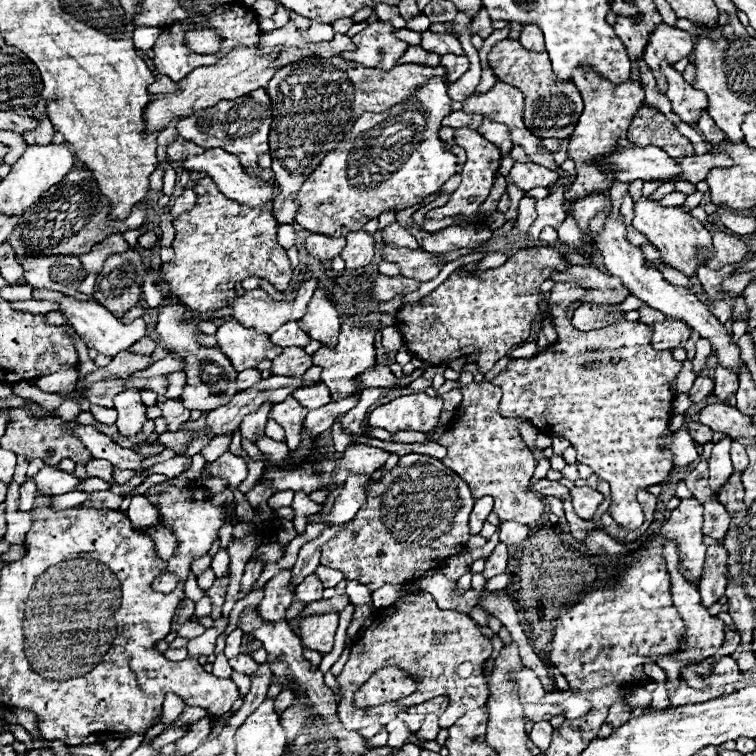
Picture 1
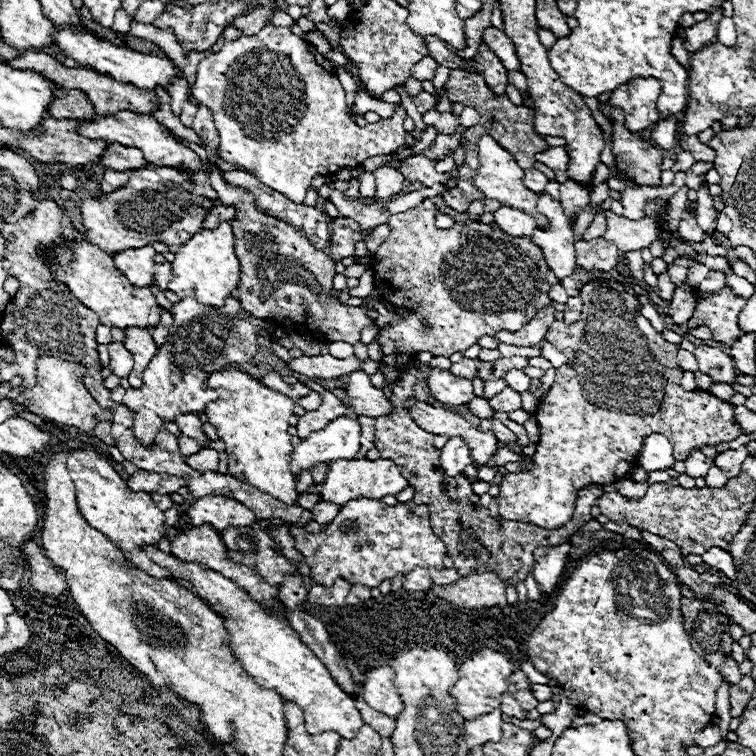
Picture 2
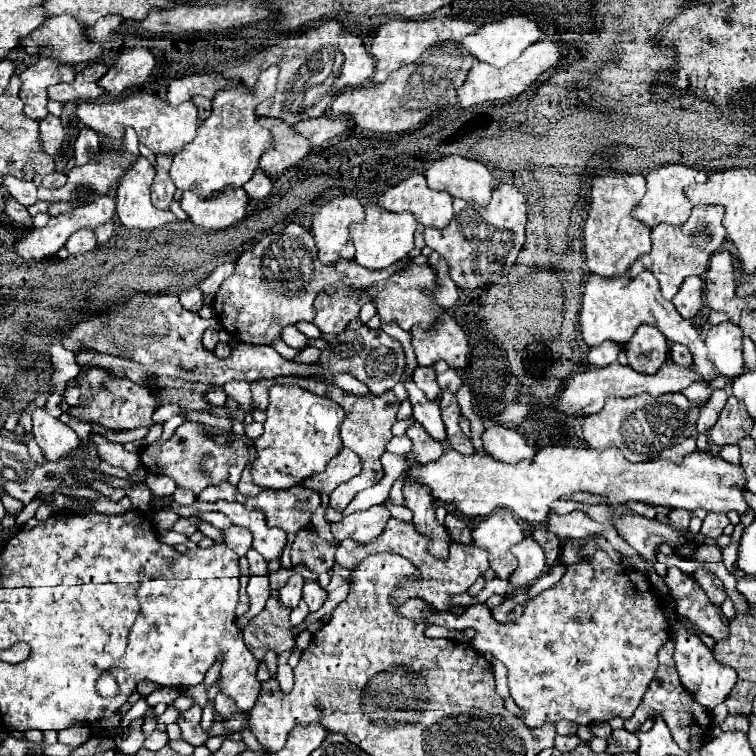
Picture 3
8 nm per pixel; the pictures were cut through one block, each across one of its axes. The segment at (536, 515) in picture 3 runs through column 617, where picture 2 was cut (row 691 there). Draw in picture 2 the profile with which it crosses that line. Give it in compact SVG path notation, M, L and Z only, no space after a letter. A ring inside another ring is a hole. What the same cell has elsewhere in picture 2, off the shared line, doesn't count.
M482 648L476 652L472 658L468 658L460 668L458 668L458 682L450 688L452 698L456 698L456 712L464 716L466 720L472 716L480 716L484 712L492 712L492 708L500 706L500 696L506 692L506 680L512 676L514 666L512 662L502 656L496 650Z

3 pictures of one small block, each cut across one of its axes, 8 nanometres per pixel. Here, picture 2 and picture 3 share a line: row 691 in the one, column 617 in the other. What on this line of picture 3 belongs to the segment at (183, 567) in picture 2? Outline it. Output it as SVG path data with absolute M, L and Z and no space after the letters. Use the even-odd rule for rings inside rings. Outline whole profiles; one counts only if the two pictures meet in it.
M644 270L636 278L632 278L628 272L624 272L622 276L610 276L610 278L596 276L596 274L588 276L584 298L582 298L582 310L580 310L580 332L588 346L598 346L604 340L614 340L618 344L624 344L630 340L630 336L640 324L654 324L670 342L686 344L694 358L694 370L704 380L712 380L714 376L718 376L718 370L714 368L714 364L710 364L710 356L706 352L706 346L698 330L692 326L690 320L684 320L682 316L678 316L674 304L660 294L658 280L650 270Z

